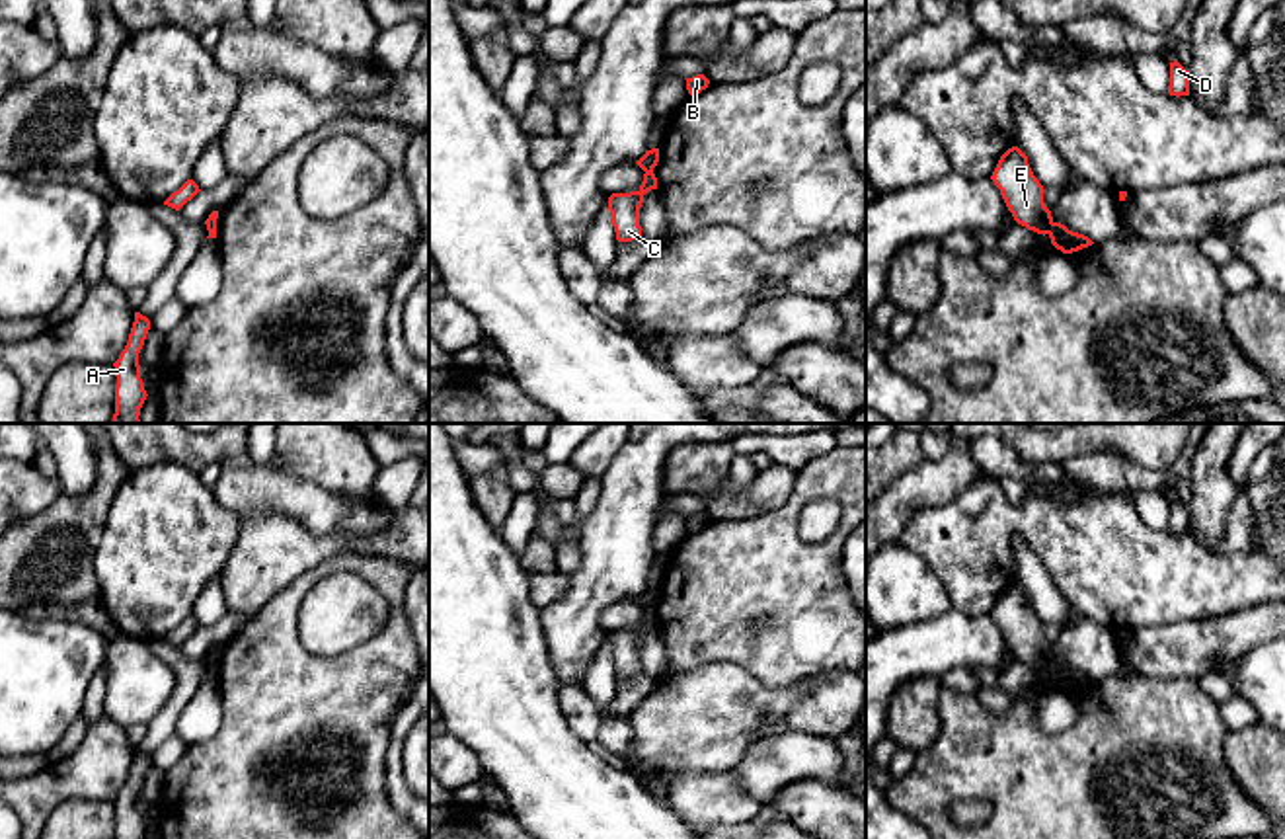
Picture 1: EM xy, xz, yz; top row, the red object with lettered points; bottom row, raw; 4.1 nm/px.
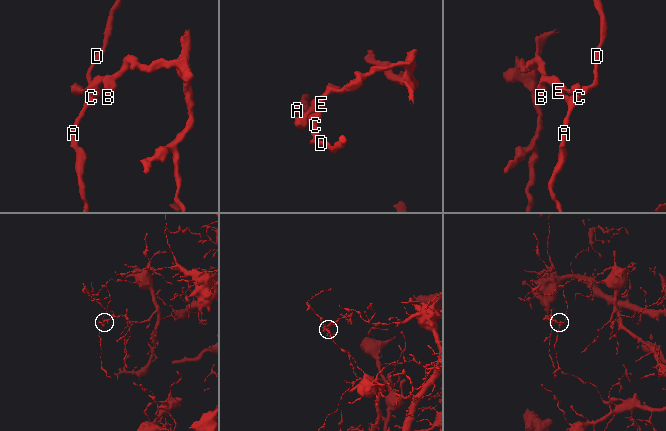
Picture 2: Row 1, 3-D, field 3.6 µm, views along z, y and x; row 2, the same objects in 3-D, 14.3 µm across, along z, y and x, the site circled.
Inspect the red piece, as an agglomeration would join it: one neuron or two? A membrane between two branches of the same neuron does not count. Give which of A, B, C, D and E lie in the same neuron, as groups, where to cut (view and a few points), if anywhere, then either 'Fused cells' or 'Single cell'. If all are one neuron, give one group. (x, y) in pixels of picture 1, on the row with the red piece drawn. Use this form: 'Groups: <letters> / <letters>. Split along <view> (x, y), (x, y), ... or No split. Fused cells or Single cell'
Groups: A C D / B E. Split along yz (1053, 223), (1048, 233). Fused cells

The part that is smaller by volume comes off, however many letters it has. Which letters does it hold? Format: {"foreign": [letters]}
{"foreign": ["B", "E"]}

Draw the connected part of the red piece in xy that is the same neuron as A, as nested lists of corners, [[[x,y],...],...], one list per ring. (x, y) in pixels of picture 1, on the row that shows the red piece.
[[[135,312],[129,341],[119,359],[113,363],[117,377],[113,423],[140,423],[140,408],[148,394],[140,379],[138,353],[144,345],[148,330],[150,320],[140,312]]]

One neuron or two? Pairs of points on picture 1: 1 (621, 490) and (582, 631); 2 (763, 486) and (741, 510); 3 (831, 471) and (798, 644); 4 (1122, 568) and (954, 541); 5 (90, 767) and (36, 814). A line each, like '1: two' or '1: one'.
1: one
2: one
3: one
4: one
5: one

